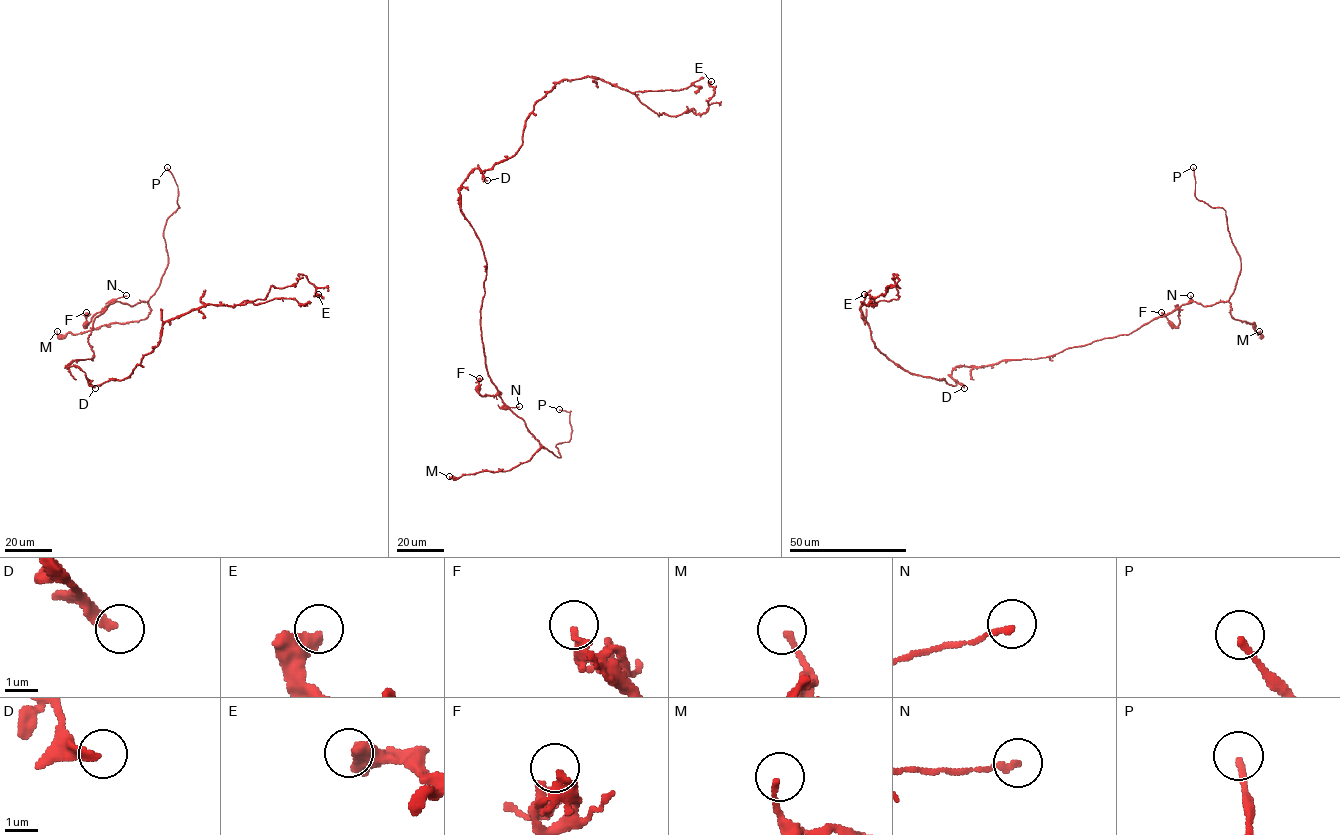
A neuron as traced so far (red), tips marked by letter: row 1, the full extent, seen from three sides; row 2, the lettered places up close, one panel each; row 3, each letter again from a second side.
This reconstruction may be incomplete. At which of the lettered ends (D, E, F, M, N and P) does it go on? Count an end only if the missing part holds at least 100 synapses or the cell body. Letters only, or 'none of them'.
P

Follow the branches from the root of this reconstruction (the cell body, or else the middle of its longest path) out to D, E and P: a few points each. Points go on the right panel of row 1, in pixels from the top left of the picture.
D: (996, 363), (957, 366), (951, 377), (964, 388)
E: (996, 363), (957, 366), (955, 386), (905, 371), (860, 311), (897, 299), (897, 275), (883, 294), (864, 294)
P: (996, 363), (1129, 334), (1192, 301), (1226, 301), (1241, 258), (1225, 211), (1196, 197), (1193, 167)

